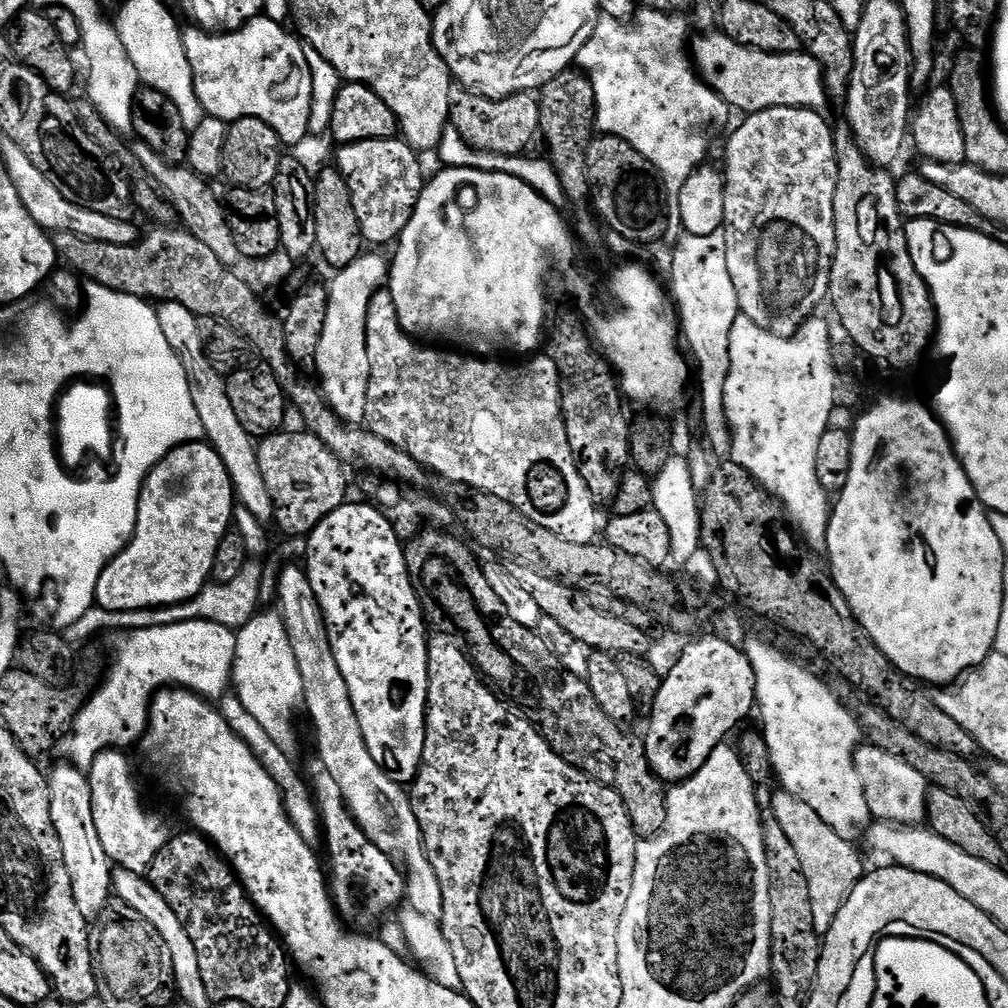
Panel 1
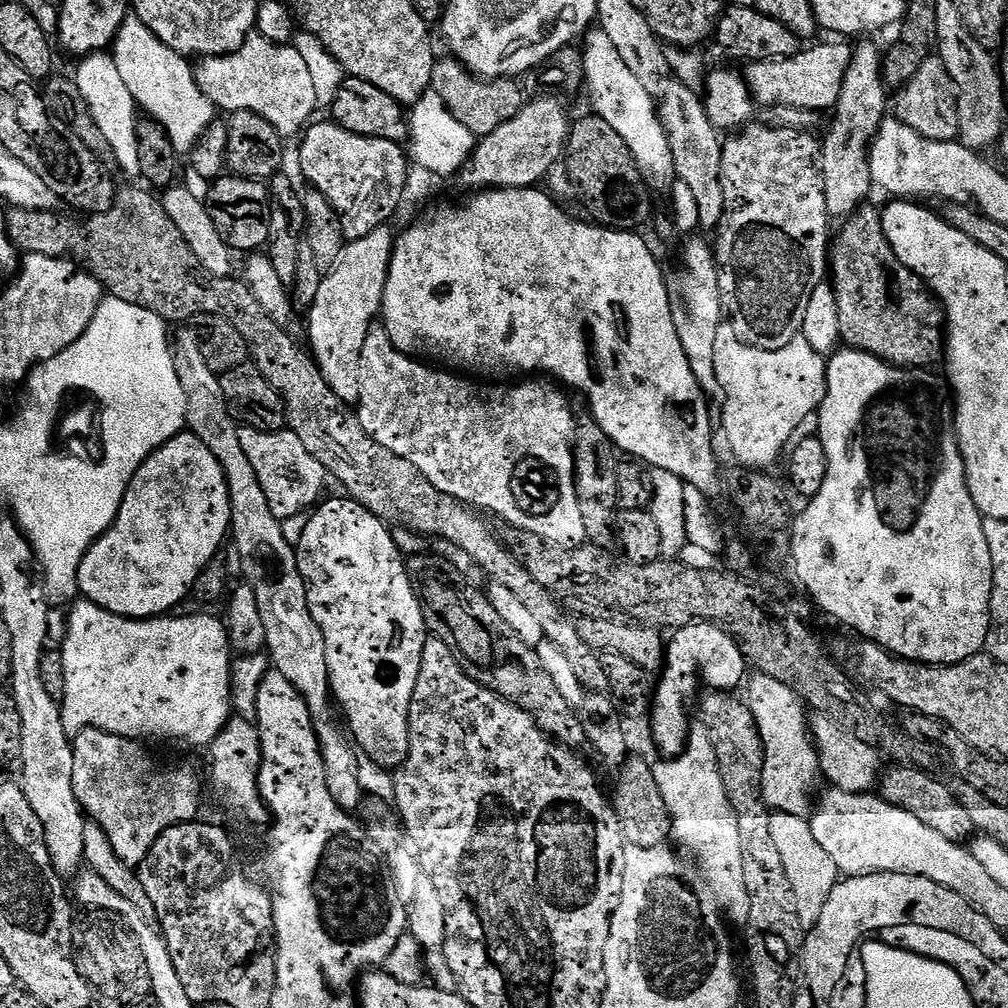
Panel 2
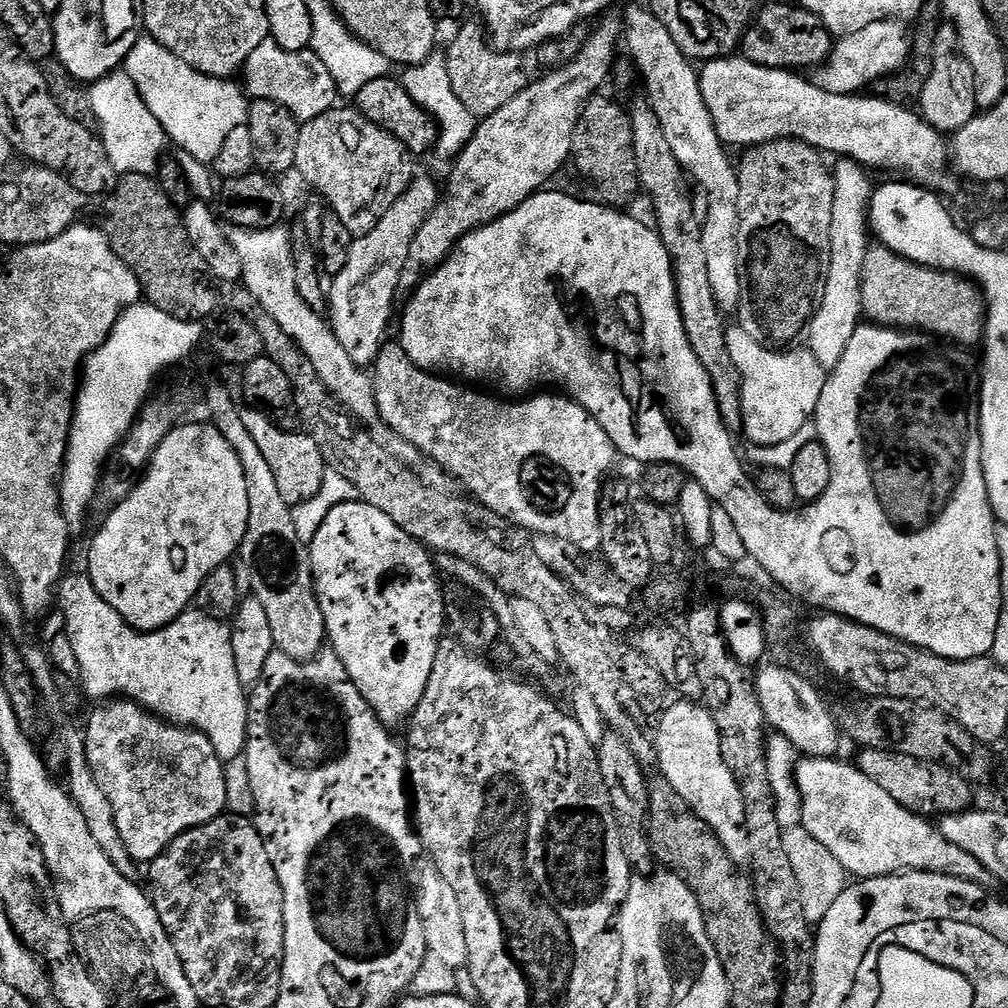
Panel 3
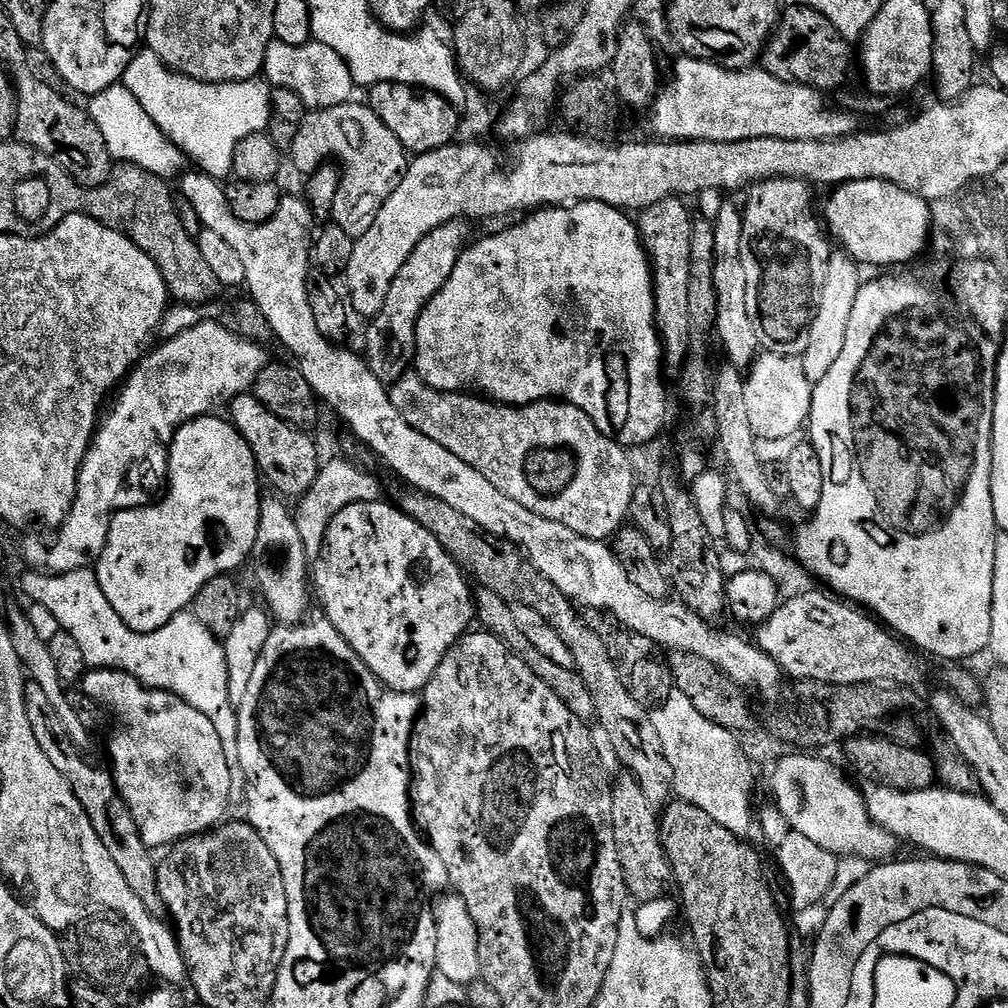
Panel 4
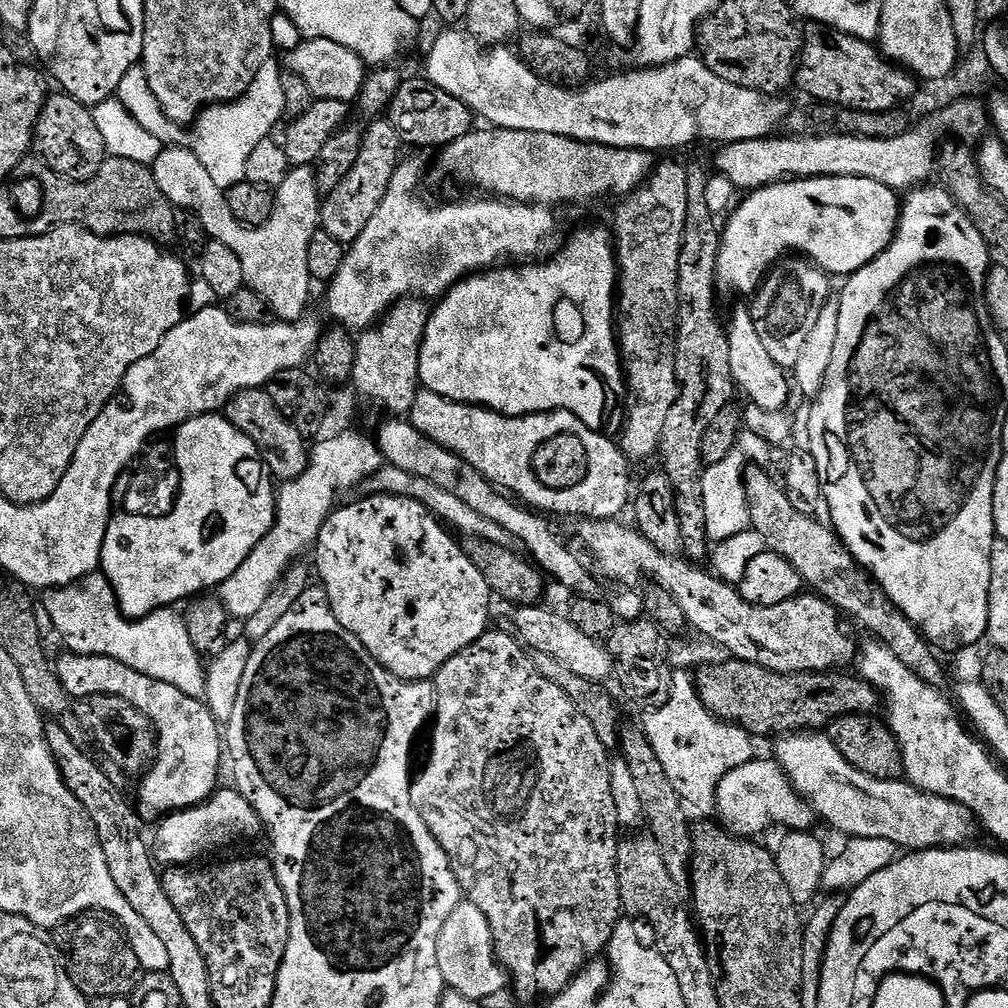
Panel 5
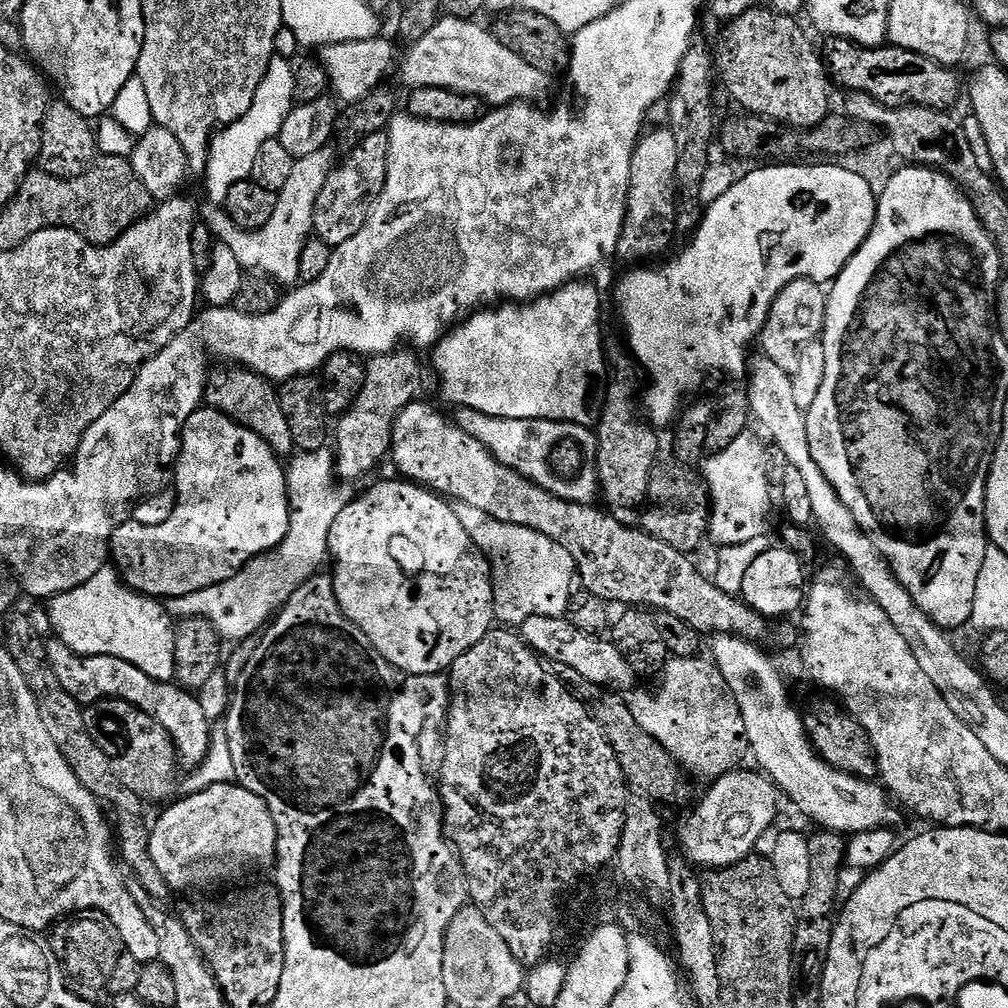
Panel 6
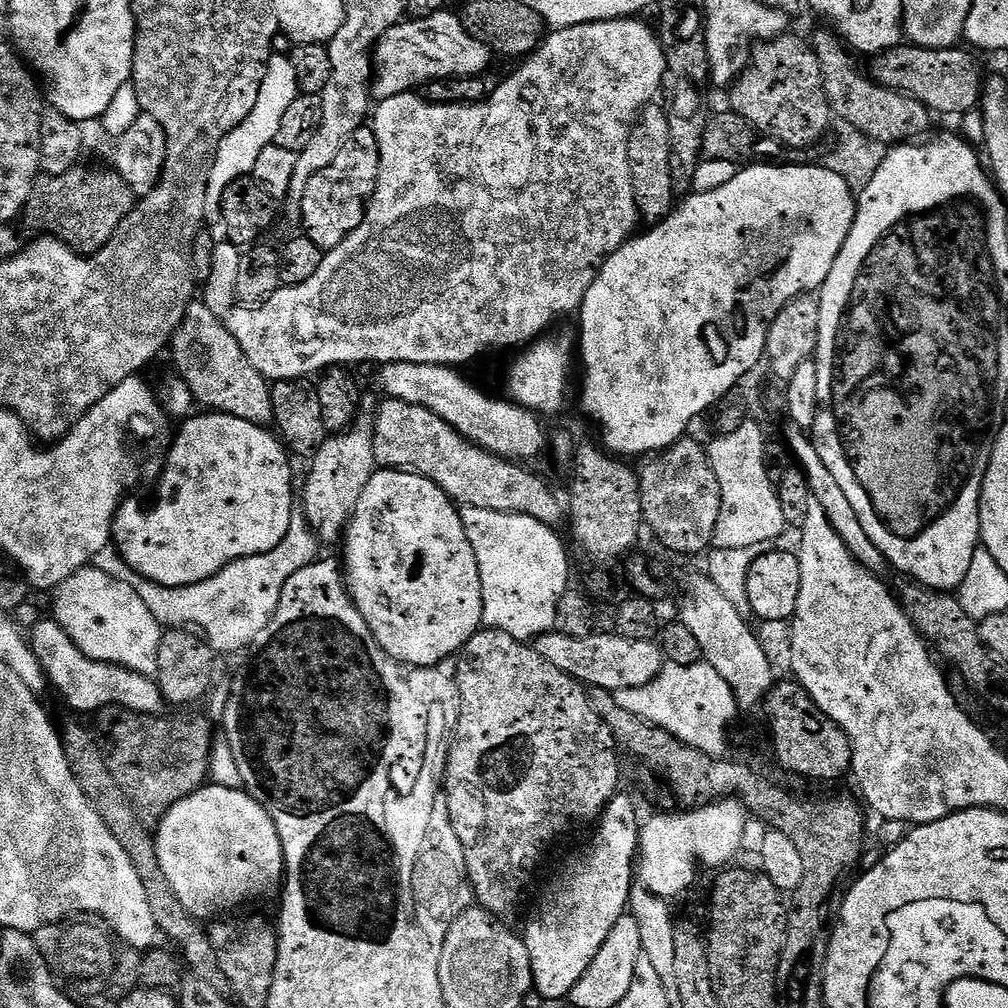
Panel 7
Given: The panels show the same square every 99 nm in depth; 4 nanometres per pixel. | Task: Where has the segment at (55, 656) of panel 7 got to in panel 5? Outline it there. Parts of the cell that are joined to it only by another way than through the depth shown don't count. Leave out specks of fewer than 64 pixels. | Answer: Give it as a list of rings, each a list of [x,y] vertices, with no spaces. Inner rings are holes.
[[[65,651],[64,657],[55,661],[54,667],[62,686],[73,698],[89,696],[90,694],[110,694],[118,698],[126,698],[130,706],[138,706],[146,718],[156,728],[156,754],[159,759],[153,763],[147,772],[143,773],[140,784],[140,804],[148,812],[181,812],[187,808],[198,806],[208,800],[217,791],[216,779],[220,776],[220,756],[222,760],[222,728],[203,699],[182,694],[178,686],[170,686],[170,682],[162,682],[158,678],[150,678],[114,658],[105,656],[79,656],[77,652]]]

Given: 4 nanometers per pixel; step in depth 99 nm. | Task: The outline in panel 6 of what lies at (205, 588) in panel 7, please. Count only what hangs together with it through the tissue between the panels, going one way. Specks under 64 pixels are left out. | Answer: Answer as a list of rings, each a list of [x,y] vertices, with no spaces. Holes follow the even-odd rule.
[[[325,446],[313,452],[300,452],[291,457],[286,468],[288,477],[288,510],[290,526],[286,538],[262,556],[257,556],[241,572],[226,582],[206,586],[206,590],[194,590],[194,594],[174,596],[167,601],[169,616],[187,618],[197,616],[210,621],[218,634],[229,642],[239,642],[259,633],[283,608],[284,604],[302,582],[317,575],[329,559],[328,539],[334,518],[346,510],[358,492],[351,483],[341,482],[336,475],[336,458],[331,447]]]

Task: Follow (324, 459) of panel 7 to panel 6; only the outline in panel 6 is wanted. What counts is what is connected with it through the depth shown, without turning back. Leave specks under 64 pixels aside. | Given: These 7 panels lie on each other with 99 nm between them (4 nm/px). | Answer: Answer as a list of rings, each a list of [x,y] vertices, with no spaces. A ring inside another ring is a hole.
[[[397,350],[371,357],[365,363],[365,381],[361,393],[348,411],[334,424],[334,455],[336,475],[341,481],[356,482],[359,476],[372,472],[380,459],[389,455],[392,446],[392,426],[406,406],[417,403],[424,372],[420,360],[412,350]],[[408,351],[408,352],[404,352]],[[337,422],[337,424],[336,424]],[[336,440],[336,444],[335,444]]]

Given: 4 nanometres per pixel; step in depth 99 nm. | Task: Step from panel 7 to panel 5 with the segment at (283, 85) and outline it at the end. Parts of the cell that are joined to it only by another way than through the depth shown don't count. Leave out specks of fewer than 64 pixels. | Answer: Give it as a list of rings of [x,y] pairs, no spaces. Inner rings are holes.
[[[275,59],[268,60],[262,70],[258,70],[258,78],[250,82],[250,90],[237,100],[226,104],[209,104],[191,125],[192,141],[190,147],[193,154],[206,166],[206,174],[214,178],[214,186],[228,189],[241,184],[246,174],[246,161],[250,158],[254,146],[258,142],[269,139],[279,120],[285,119],[284,99],[282,98],[282,78],[284,72],[276,65]]]

